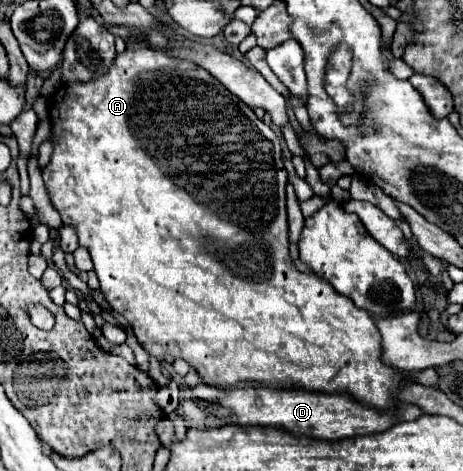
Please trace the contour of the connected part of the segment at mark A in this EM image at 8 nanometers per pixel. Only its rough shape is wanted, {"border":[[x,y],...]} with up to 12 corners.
{"border":[[150,46],[50,98],[44,184],[148,356],[410,374],[288,254],[278,136]]}

